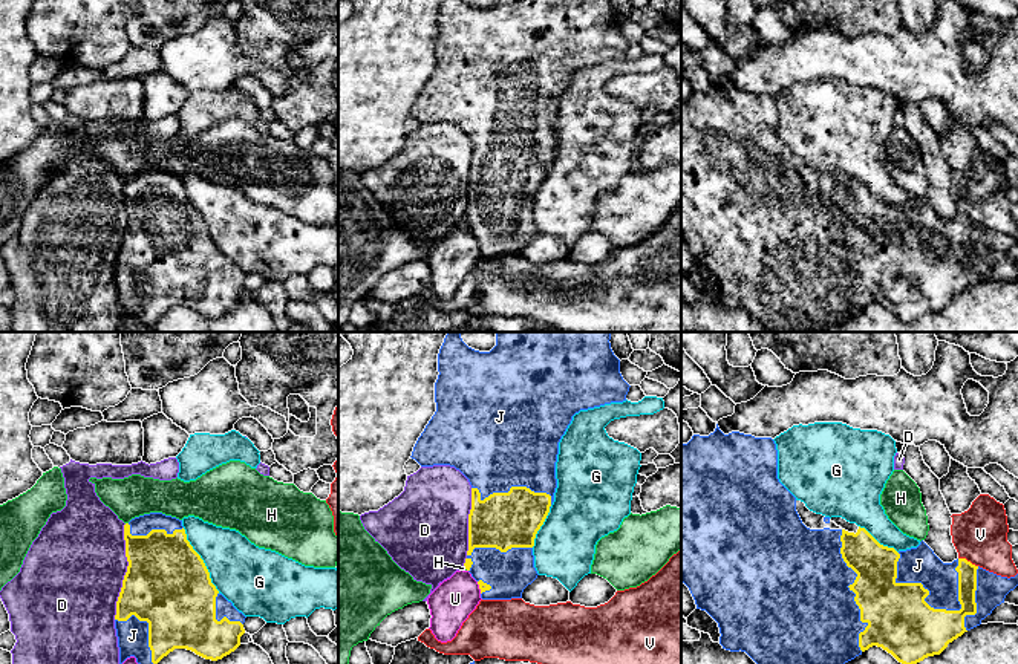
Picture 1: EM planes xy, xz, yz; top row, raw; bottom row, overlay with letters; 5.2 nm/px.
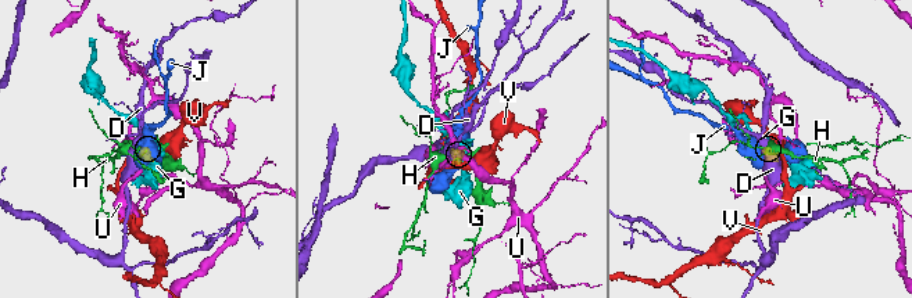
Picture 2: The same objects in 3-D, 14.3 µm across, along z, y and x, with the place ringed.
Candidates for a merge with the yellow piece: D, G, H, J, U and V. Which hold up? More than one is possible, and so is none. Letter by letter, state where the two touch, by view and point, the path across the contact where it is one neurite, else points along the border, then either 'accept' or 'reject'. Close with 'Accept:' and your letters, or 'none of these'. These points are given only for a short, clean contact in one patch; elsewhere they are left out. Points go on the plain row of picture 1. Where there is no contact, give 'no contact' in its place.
D: xy (127, 228) | reject
G: xy (202, 218) | reject
H: xz (466, 225) | along xz (464, 222), (467, 227) | reject
J: yz (922, 242) | accept
U: xz (479, 245) | reject
V: yz (968, 219) | reject
Accept: J

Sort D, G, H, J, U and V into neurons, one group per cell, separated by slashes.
D / G / H / J / U / V

